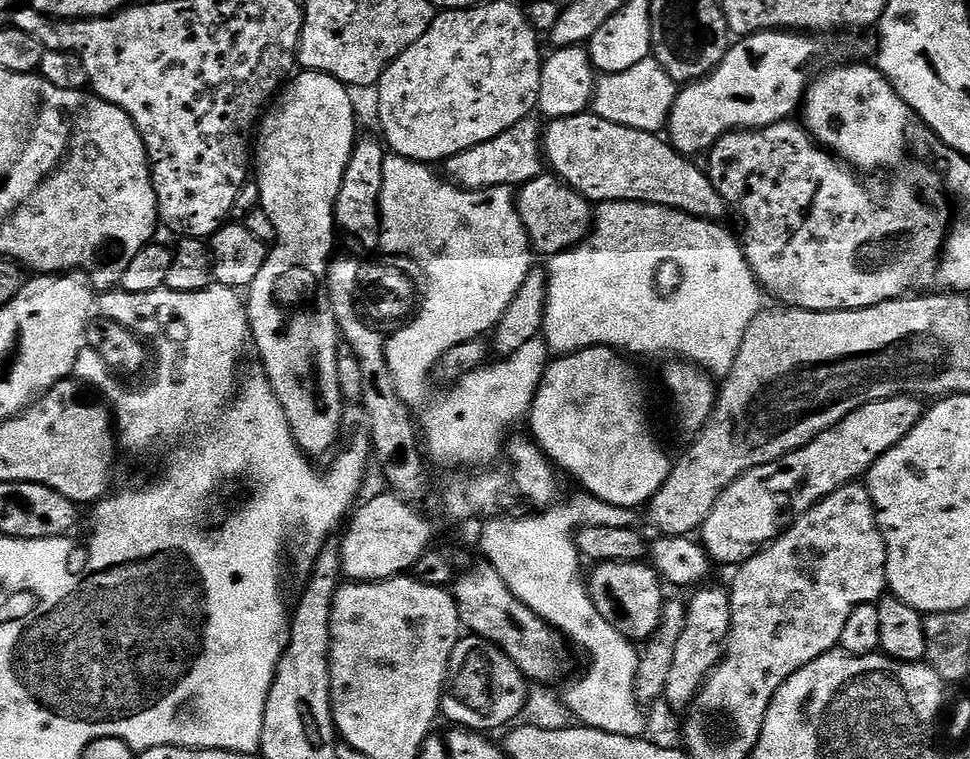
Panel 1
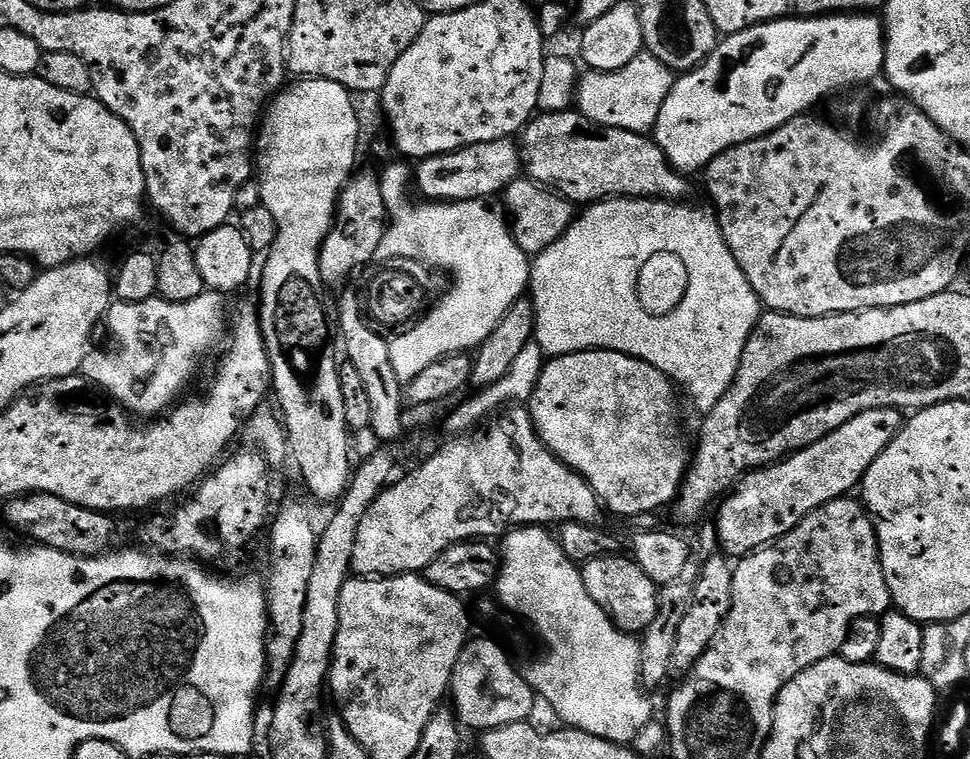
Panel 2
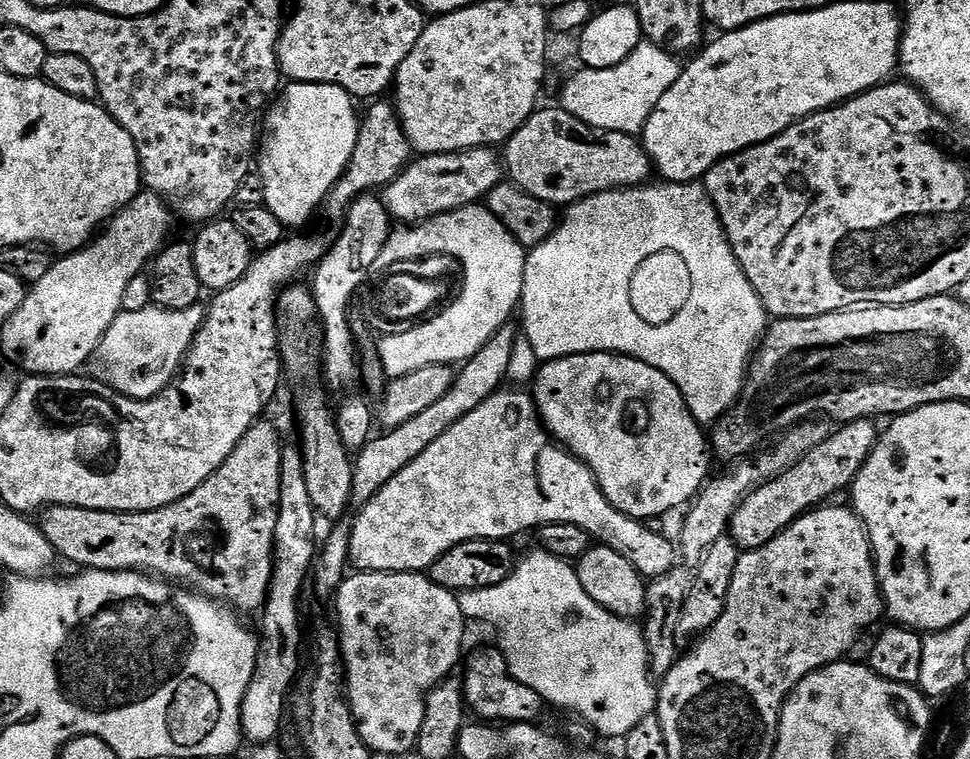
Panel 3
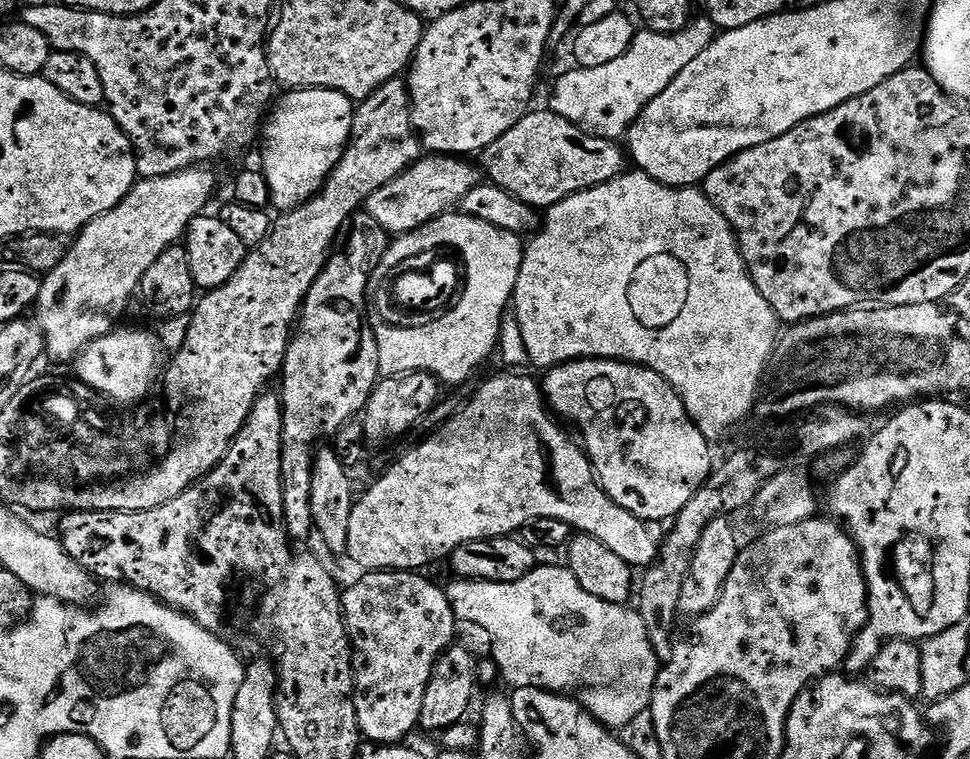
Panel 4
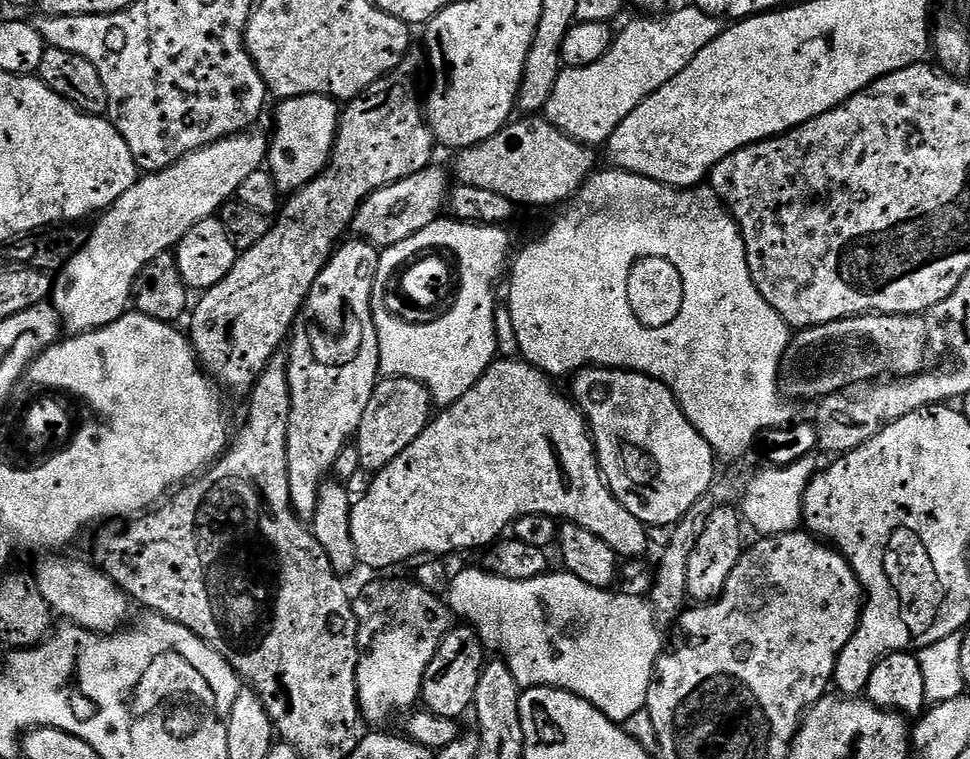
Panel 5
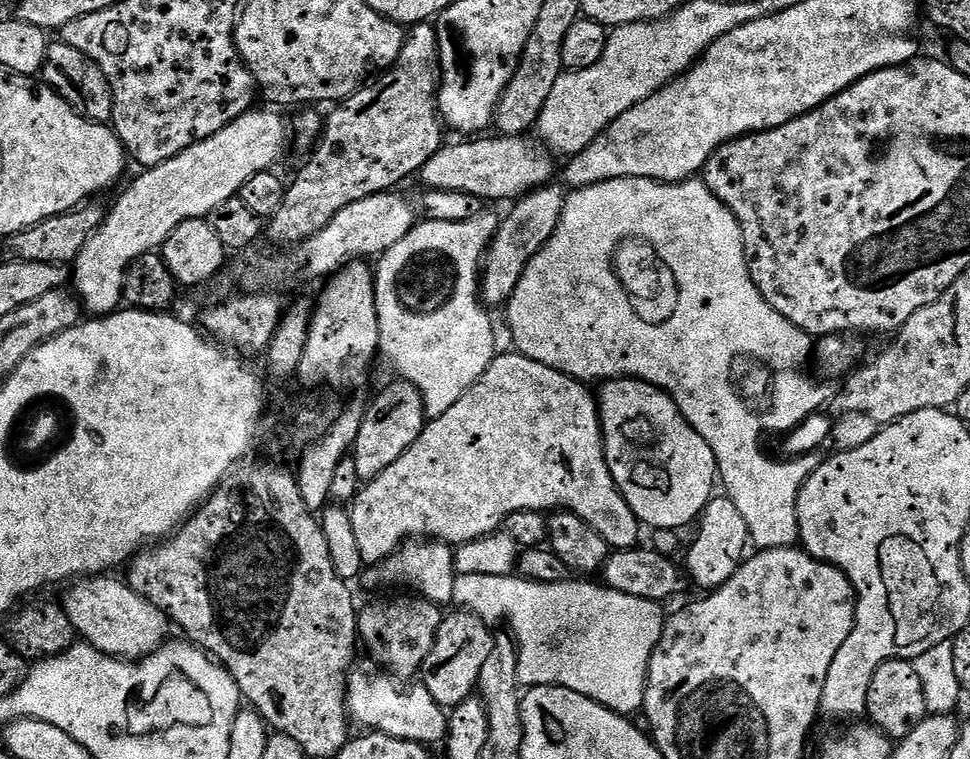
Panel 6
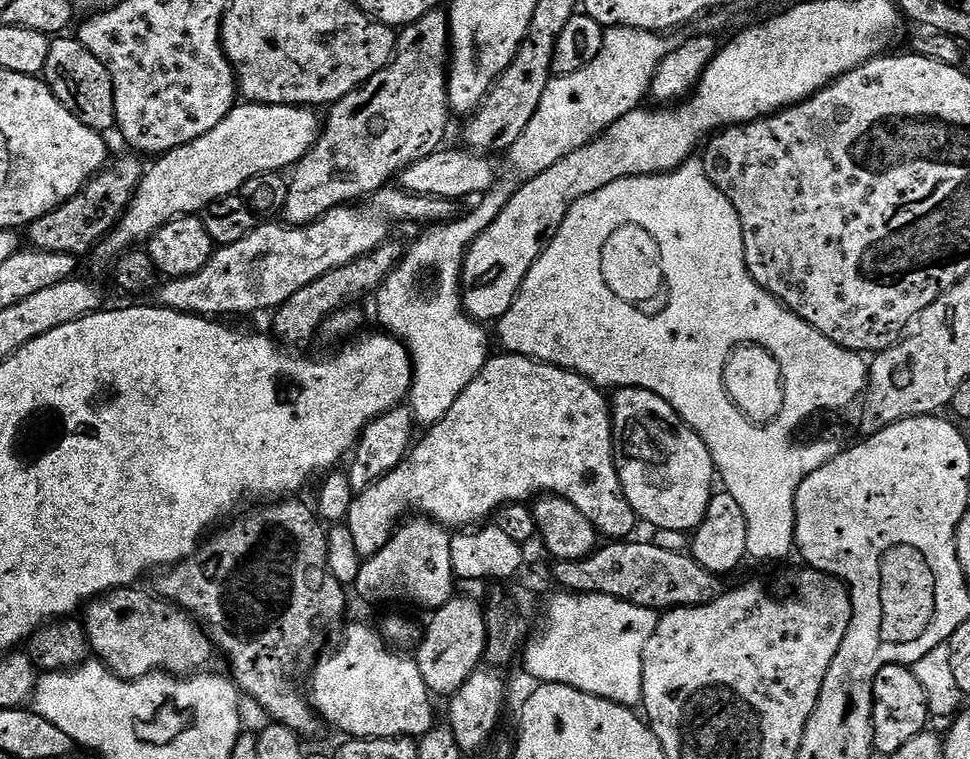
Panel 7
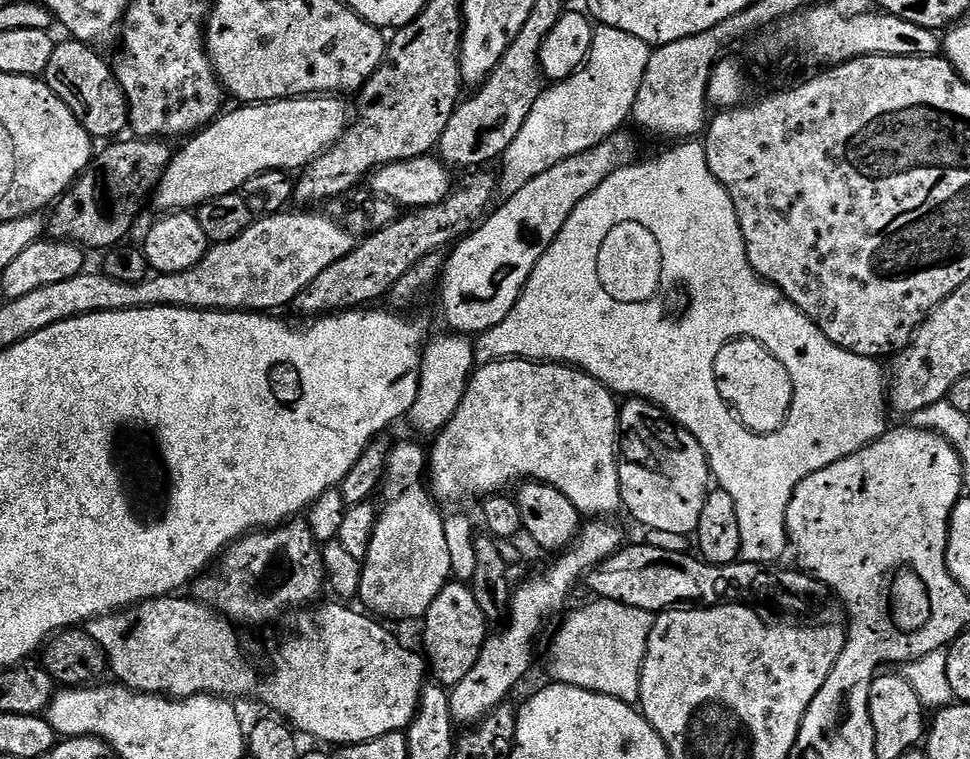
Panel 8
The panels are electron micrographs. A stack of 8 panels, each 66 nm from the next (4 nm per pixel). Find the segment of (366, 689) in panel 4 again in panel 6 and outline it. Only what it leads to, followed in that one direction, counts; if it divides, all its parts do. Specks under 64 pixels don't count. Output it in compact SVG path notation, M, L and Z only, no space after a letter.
M396 594L393 600L376 600L359 609L358 636L368 647L368 652L381 664L385 673L396 678L415 677L424 664L434 638L438 638L438 626L442 619L441 605L431 604L415 594Z

